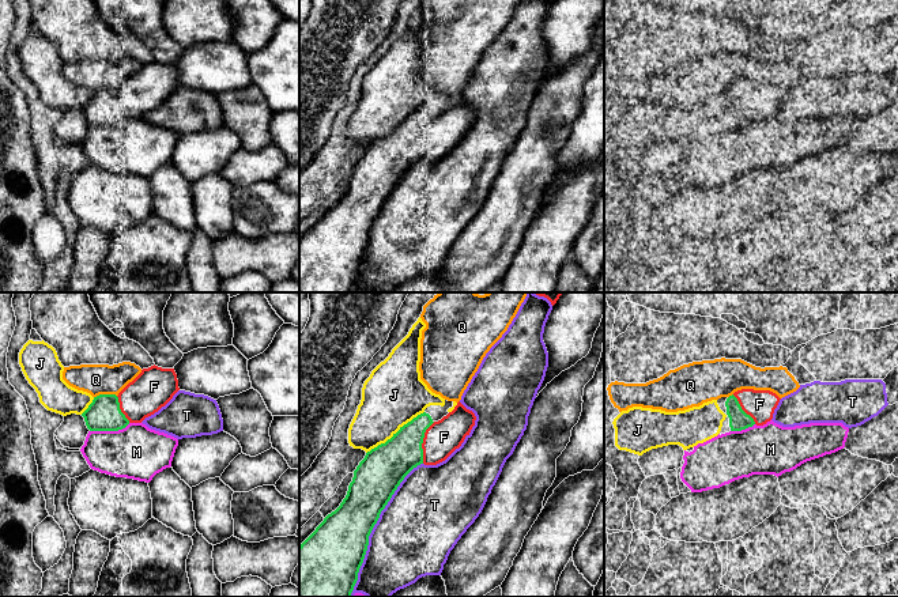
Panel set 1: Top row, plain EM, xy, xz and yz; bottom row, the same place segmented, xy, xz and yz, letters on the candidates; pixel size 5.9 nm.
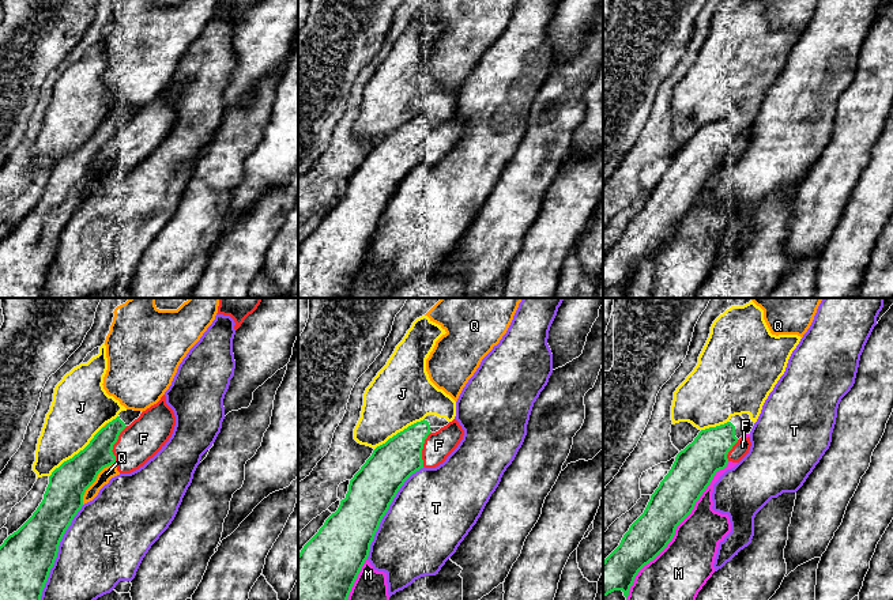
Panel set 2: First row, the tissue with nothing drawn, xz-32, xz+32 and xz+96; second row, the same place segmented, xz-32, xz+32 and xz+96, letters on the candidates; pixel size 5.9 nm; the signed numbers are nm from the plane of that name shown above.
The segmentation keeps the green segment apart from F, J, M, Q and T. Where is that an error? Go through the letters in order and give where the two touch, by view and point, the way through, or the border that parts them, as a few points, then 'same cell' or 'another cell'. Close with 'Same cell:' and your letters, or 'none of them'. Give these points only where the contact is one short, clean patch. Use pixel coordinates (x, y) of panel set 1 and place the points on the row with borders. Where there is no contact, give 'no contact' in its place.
F: contact xz (422, 442); same cell
J: contact xz (396, 433); another cell
M: contact xy (109, 430); another cell
Q: contact xy (105, 395); another cell
T: contact xz (373, 526); another cell
Same cell: F

